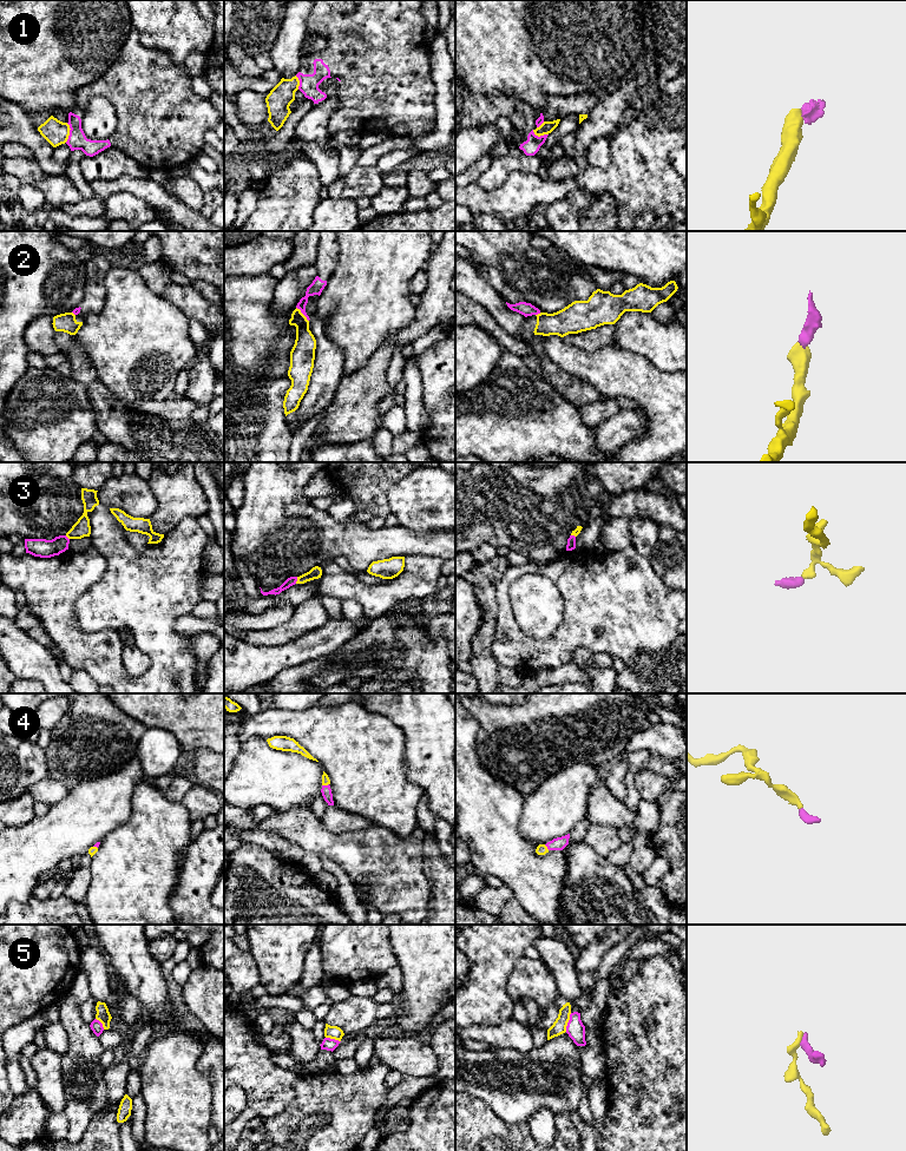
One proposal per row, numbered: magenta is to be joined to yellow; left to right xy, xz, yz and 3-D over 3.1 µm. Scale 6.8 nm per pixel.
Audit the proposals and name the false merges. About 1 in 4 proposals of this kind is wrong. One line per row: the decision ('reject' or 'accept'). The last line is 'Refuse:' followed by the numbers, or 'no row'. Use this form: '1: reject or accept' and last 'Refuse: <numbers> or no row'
1: reject
2: reject
3: accept
4: accept
5: reject
Refuse: 1, 2, 5

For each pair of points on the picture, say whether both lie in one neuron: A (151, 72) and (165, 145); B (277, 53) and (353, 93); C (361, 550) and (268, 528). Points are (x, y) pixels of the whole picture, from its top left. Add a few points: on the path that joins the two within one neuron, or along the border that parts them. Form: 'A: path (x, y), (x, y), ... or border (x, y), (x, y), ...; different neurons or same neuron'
A: path (151, 90), (162, 127); same neuron
B: border (303, 56), (300, 70), (295, 74); different neurons
C: path (337, 539), (291, 537); same neuron

